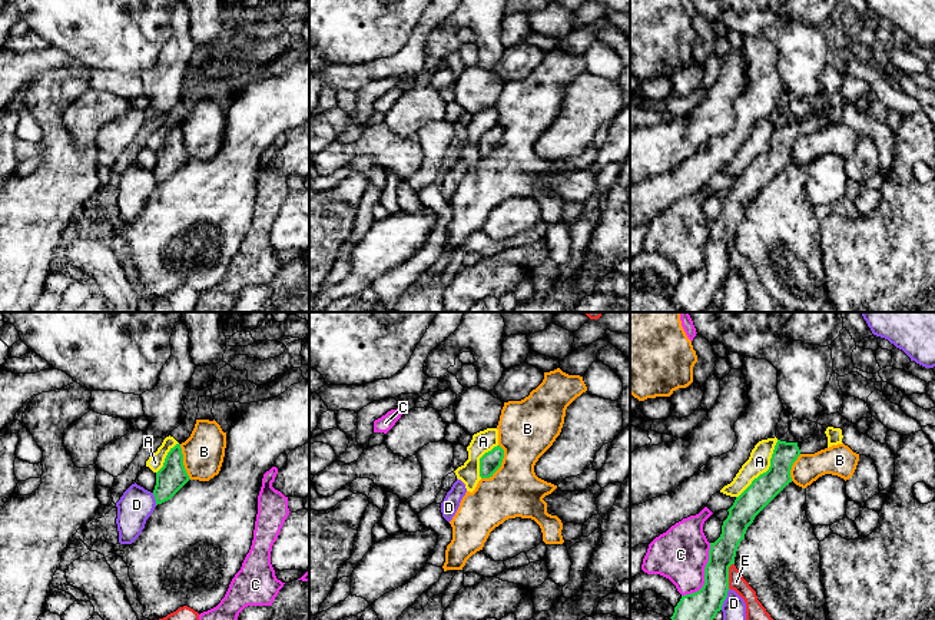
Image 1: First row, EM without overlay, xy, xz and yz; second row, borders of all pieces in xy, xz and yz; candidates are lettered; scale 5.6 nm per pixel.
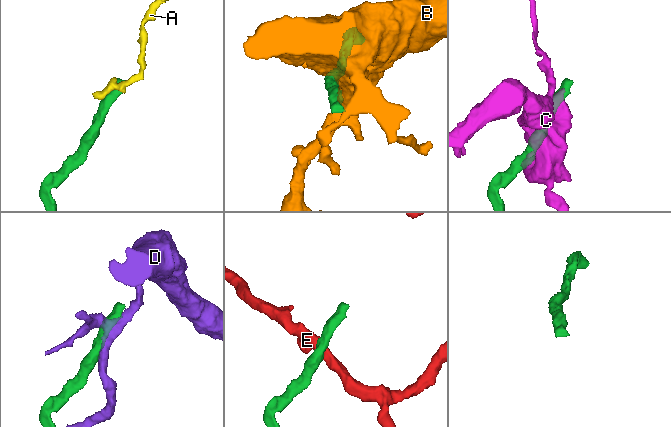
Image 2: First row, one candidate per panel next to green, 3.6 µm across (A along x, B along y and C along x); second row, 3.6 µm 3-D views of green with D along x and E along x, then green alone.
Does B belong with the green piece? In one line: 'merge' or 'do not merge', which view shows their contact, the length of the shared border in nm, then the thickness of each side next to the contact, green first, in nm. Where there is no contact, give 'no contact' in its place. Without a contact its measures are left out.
do not merge; contact in xz; length 220 nm; calibres 110 and 320 nm

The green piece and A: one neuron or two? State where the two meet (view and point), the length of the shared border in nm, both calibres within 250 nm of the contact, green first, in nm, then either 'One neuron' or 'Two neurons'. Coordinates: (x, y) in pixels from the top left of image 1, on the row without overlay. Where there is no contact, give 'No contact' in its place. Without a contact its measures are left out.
Touches green at yz (768, 149). Shared border 400 nm. Thickness 150 nm (green) against 130 nm. Two neurons

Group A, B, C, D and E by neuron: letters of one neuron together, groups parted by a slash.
A / B / C / D / E

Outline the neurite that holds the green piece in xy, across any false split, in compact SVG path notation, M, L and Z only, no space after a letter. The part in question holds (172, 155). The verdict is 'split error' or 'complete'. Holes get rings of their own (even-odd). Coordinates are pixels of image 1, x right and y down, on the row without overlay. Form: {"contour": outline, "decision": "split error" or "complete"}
{"contour": "M180 123L168 132L163 146L156 152L153 175L156 185L170 179L188 160Z", "decision": "complete"}

